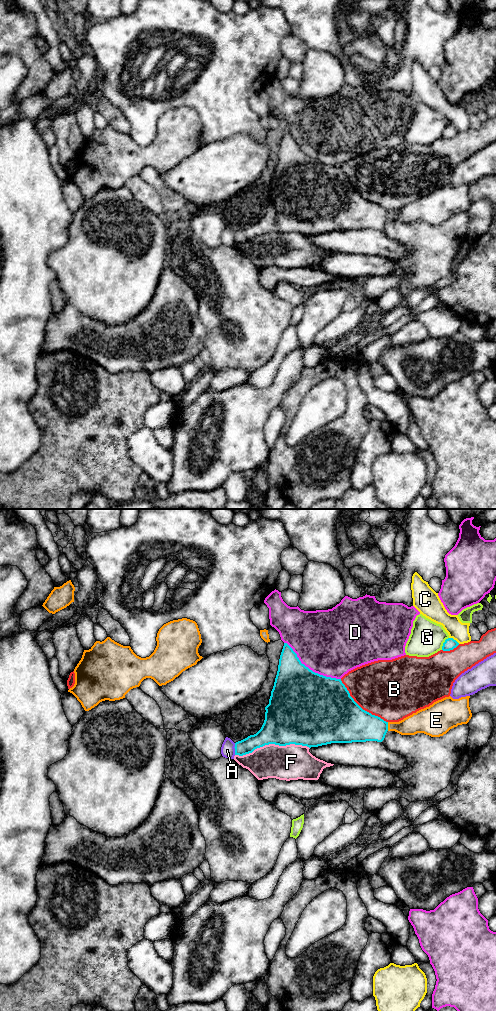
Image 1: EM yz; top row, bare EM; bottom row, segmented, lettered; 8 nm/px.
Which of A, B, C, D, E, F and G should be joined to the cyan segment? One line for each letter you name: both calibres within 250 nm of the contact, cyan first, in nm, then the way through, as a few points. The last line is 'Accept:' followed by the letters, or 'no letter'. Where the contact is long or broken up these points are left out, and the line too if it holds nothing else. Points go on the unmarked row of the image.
Accept: no letter

